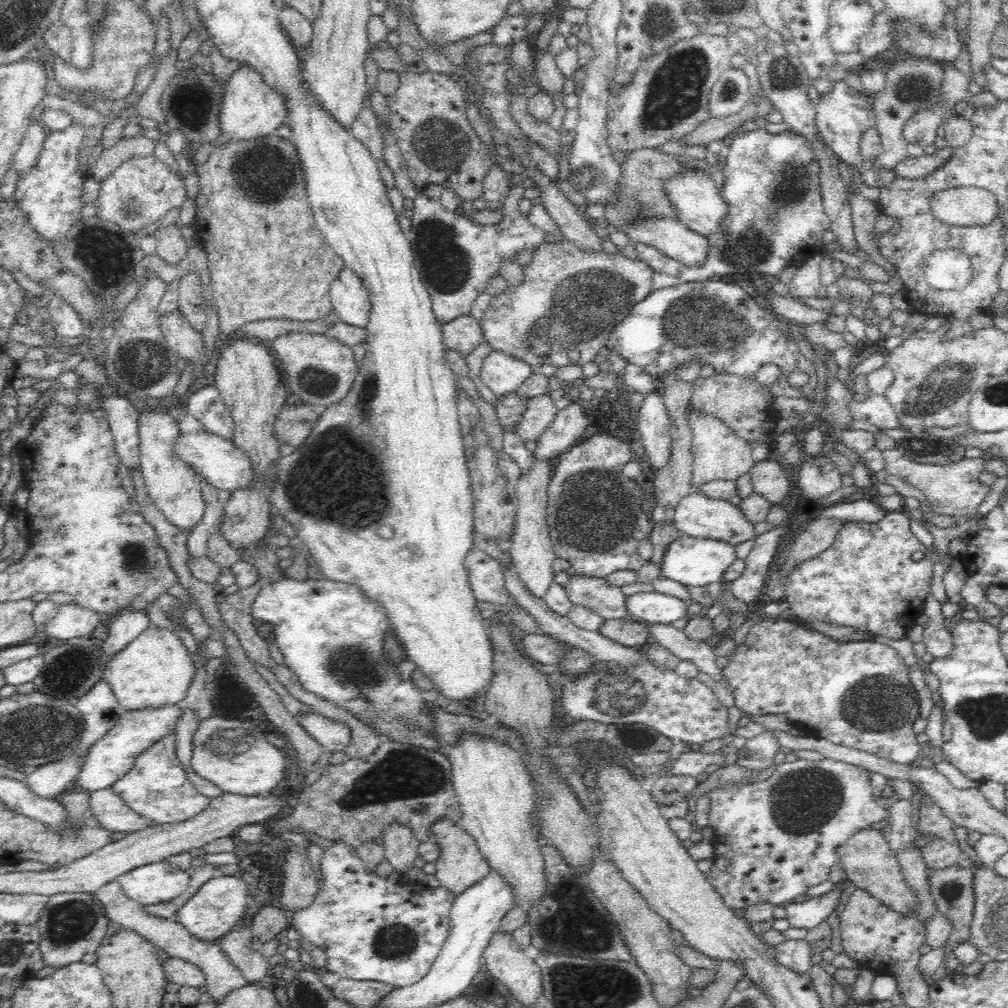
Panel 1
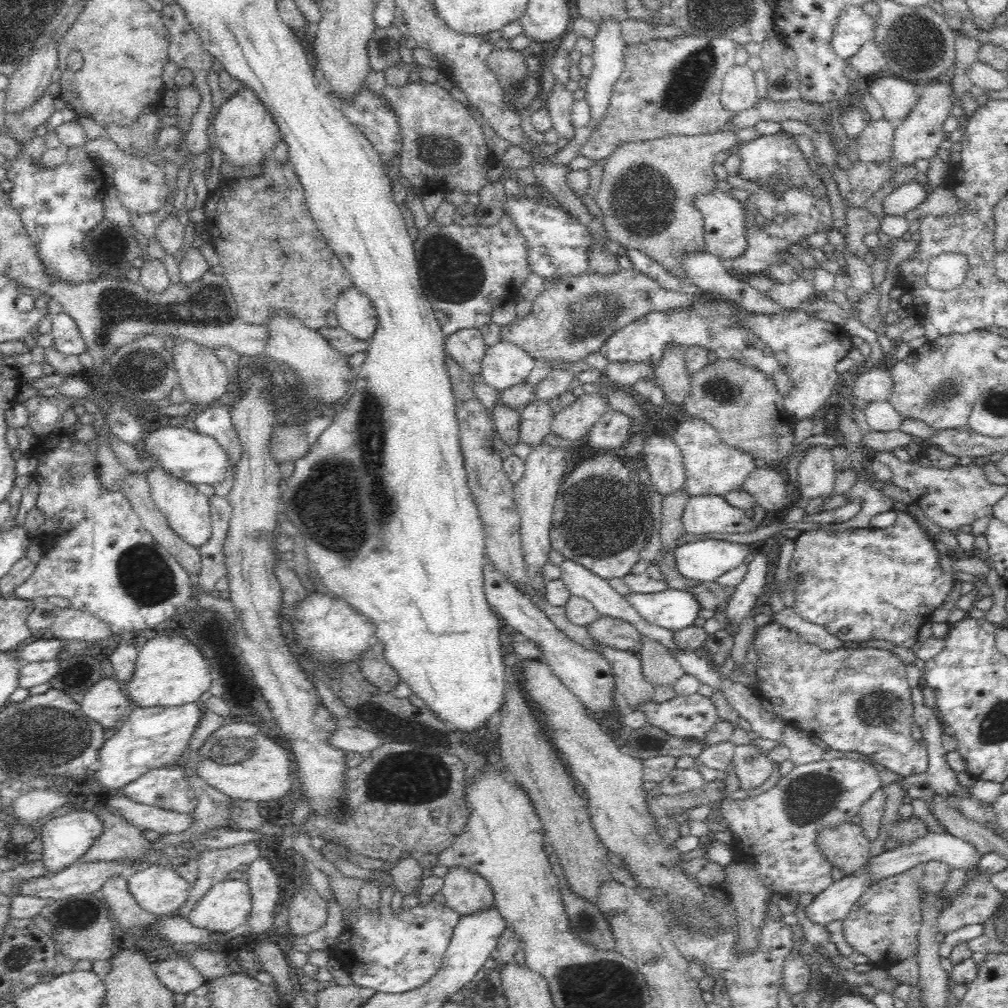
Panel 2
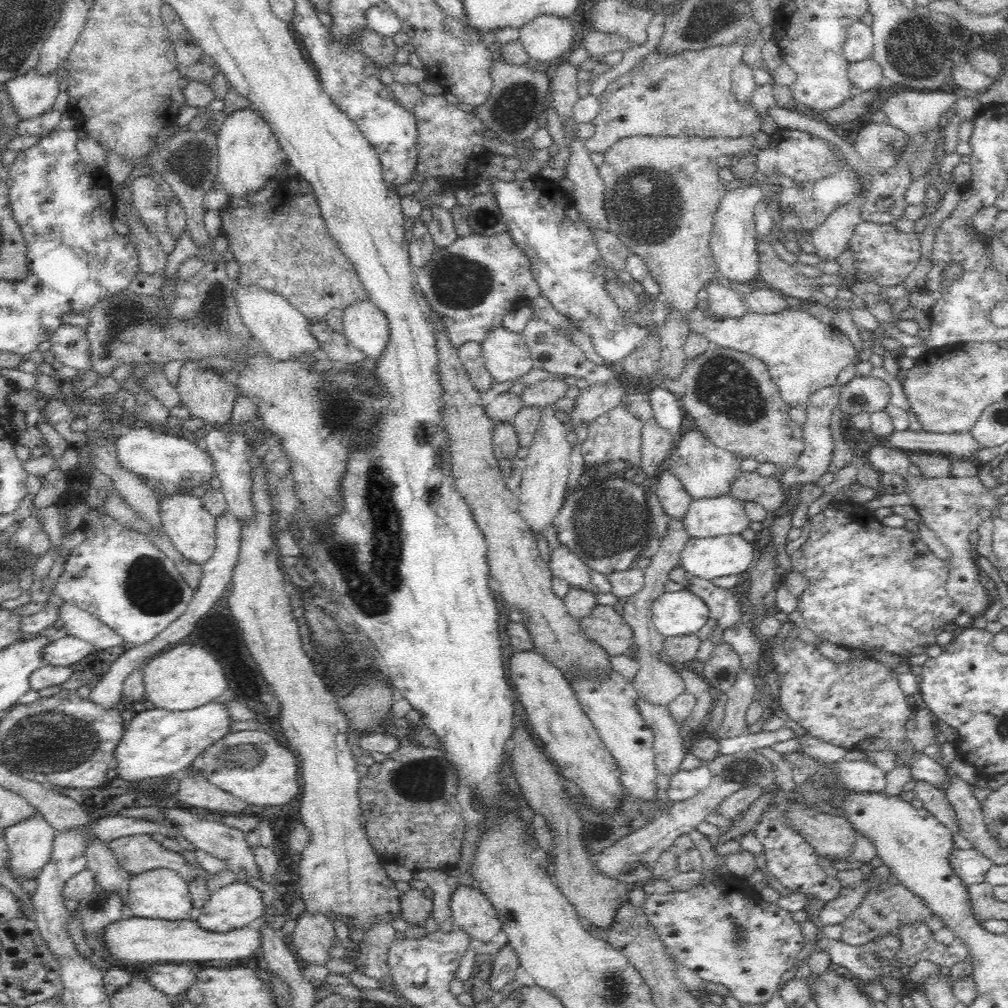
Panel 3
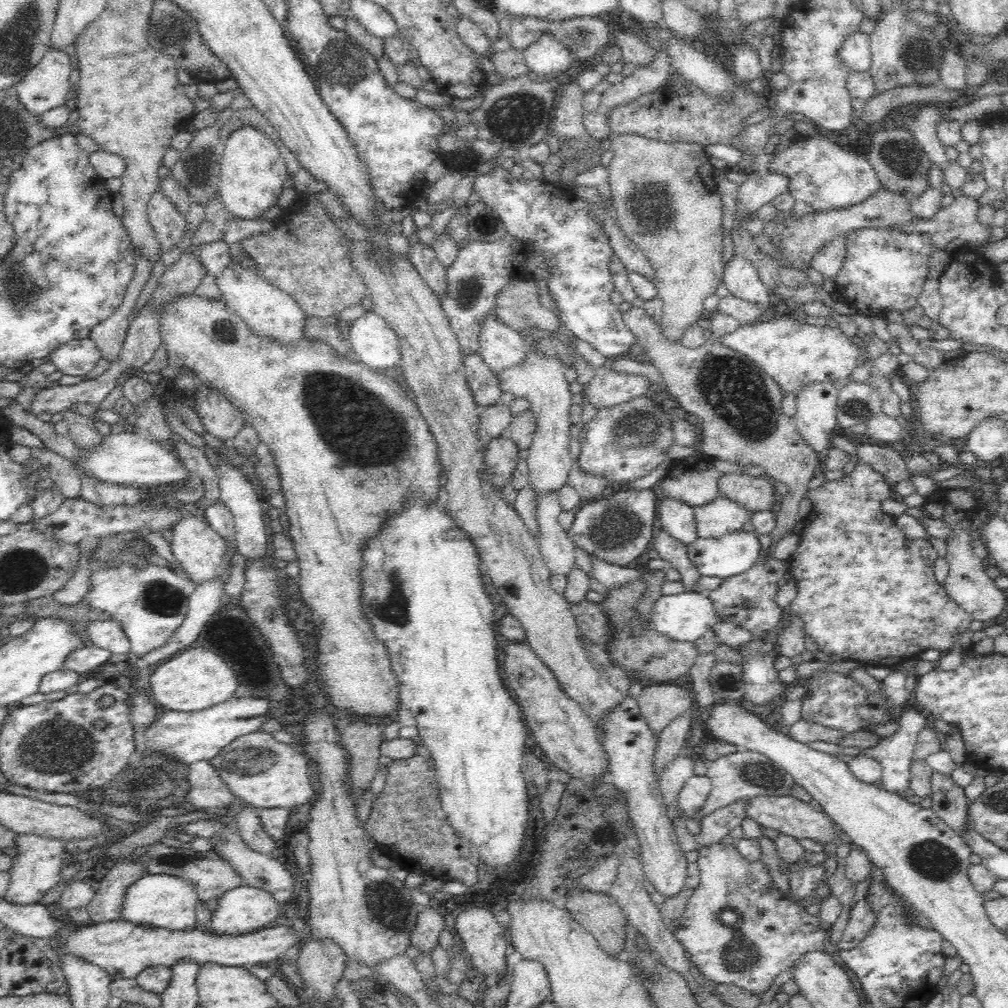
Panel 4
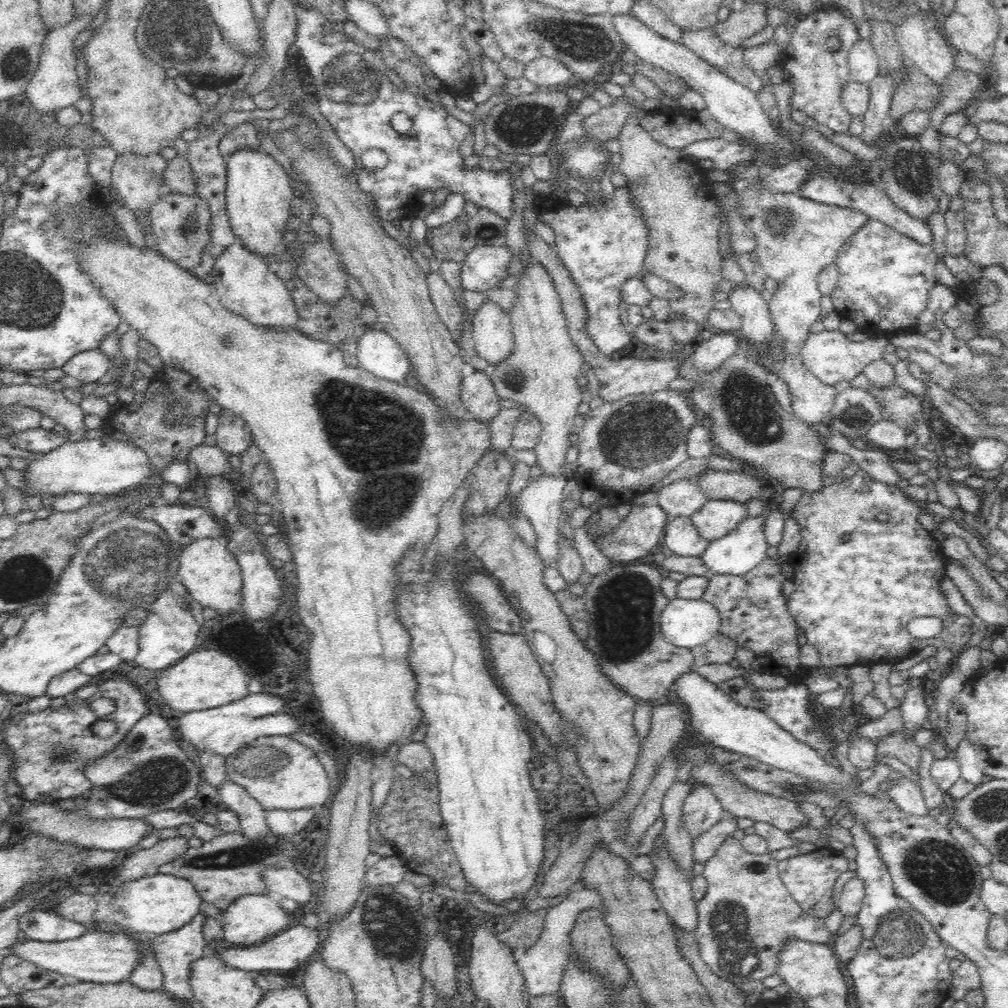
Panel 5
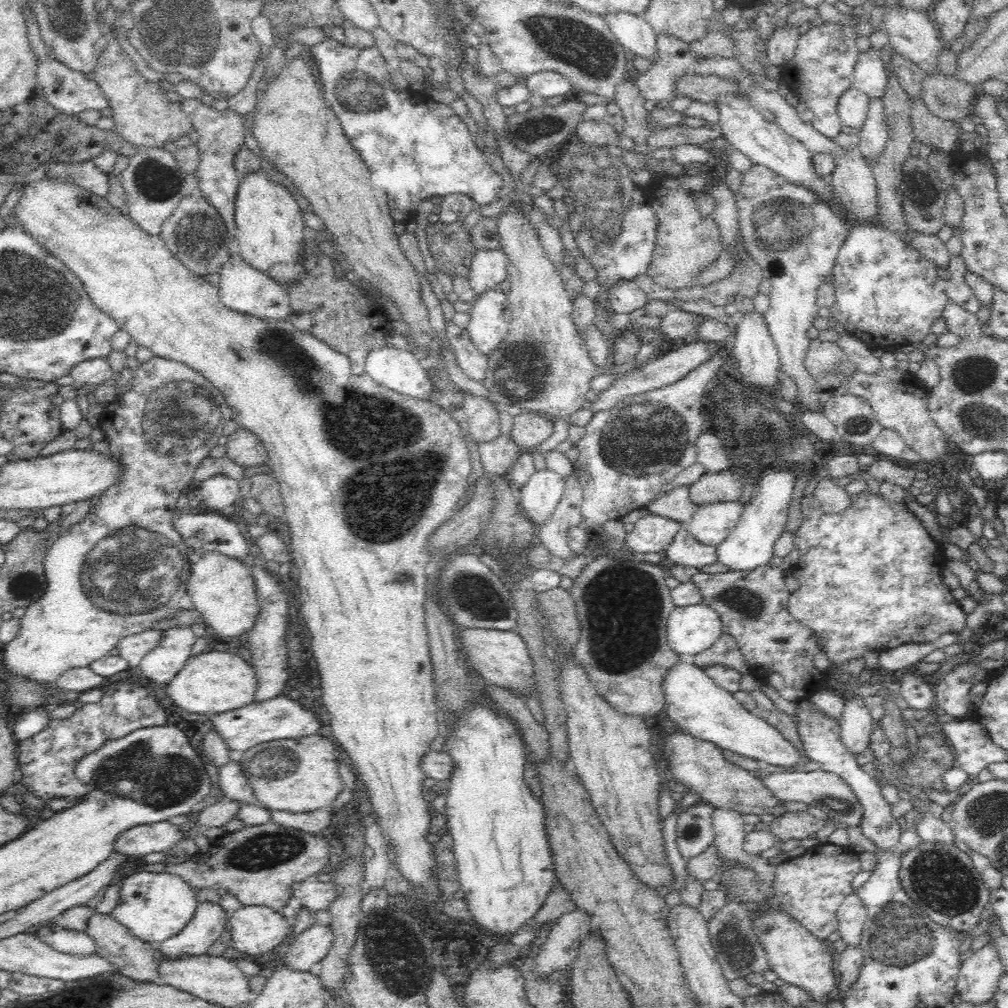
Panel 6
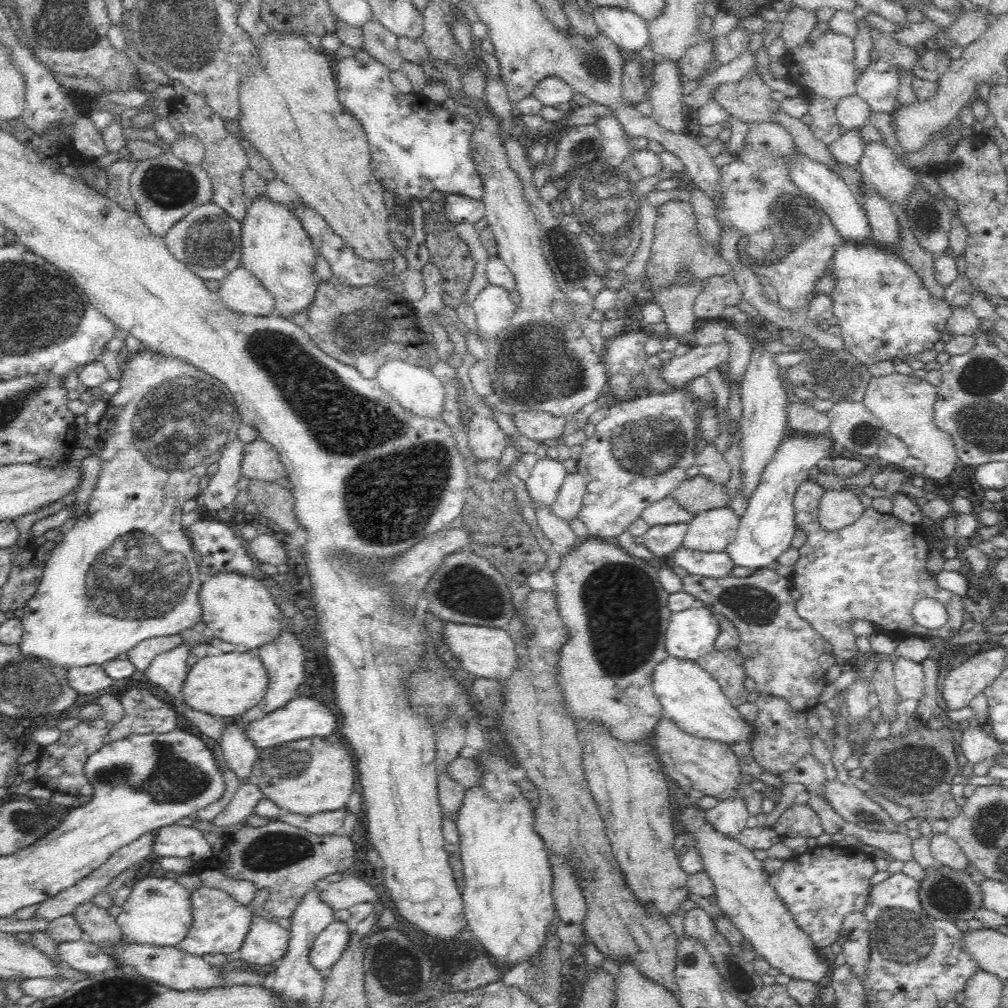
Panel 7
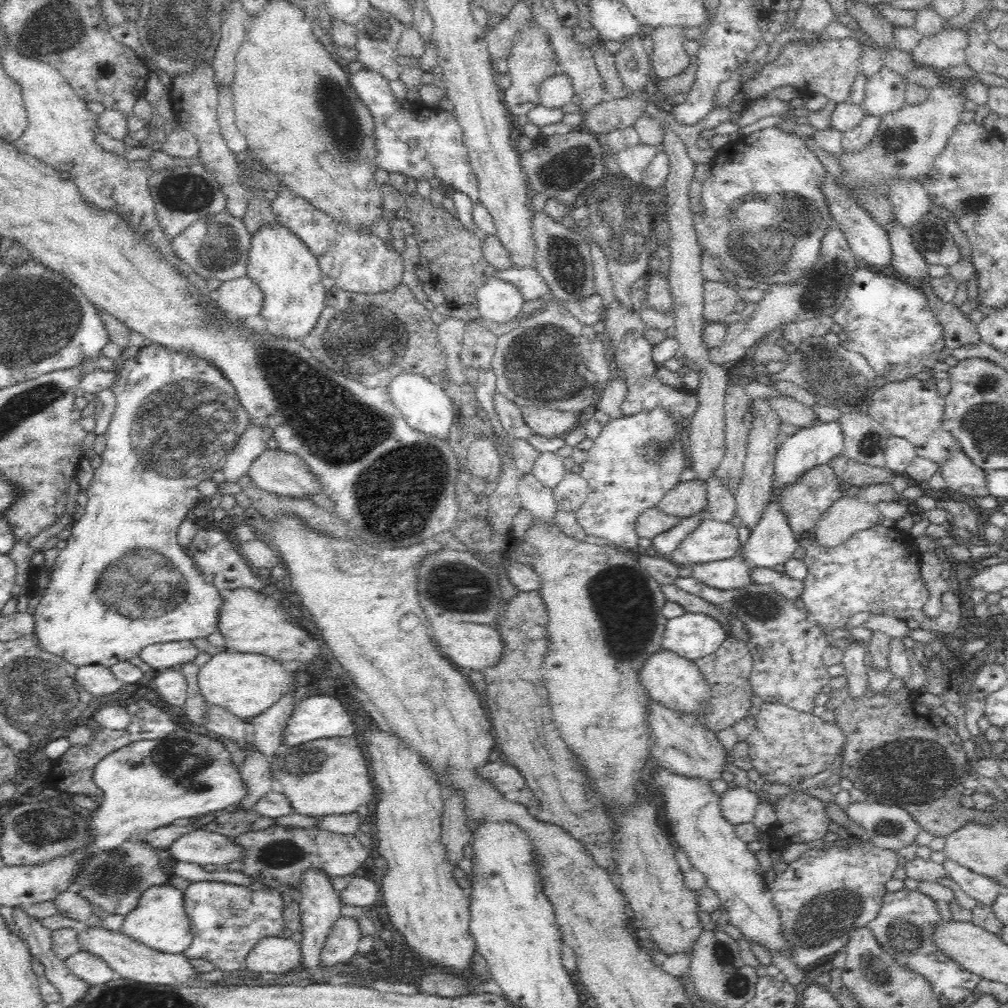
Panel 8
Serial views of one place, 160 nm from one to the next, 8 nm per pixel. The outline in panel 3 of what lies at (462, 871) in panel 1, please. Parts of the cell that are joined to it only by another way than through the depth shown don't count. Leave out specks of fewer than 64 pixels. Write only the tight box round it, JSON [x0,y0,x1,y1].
[450,886,503,944]

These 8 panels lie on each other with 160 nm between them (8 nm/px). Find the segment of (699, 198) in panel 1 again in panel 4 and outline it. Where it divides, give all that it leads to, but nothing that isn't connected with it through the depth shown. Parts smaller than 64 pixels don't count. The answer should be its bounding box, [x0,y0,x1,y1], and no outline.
[723,171,789,320]

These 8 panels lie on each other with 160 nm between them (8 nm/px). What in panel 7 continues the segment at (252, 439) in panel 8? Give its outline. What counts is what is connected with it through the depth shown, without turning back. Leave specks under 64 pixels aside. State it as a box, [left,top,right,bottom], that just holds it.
[200,438,246,511]

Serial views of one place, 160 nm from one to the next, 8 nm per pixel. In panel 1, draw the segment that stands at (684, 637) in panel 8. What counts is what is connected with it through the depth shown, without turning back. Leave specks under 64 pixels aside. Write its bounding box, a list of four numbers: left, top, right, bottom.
[627,592,687,624]

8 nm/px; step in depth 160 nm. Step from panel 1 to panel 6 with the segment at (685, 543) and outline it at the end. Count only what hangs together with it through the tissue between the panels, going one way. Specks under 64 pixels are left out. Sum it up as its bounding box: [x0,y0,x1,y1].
[716,467,802,571]

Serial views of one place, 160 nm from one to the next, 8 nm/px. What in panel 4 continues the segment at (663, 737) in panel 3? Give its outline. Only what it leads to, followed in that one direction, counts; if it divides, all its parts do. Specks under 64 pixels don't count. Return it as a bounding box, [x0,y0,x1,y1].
[659,757,695,824]

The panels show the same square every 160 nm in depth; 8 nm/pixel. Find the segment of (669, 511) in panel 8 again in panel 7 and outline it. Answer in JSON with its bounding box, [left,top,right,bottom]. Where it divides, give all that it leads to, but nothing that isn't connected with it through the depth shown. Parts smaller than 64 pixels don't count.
[671,474,728,516]

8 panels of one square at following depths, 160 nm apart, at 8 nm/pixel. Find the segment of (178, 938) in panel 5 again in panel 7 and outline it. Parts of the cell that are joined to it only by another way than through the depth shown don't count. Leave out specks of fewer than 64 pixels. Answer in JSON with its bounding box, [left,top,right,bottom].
[177,886,256,962]

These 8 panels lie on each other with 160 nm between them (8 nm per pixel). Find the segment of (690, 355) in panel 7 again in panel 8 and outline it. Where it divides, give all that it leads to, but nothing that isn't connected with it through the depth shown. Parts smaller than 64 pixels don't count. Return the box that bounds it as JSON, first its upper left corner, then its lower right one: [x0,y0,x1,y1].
[709,224,859,364]

